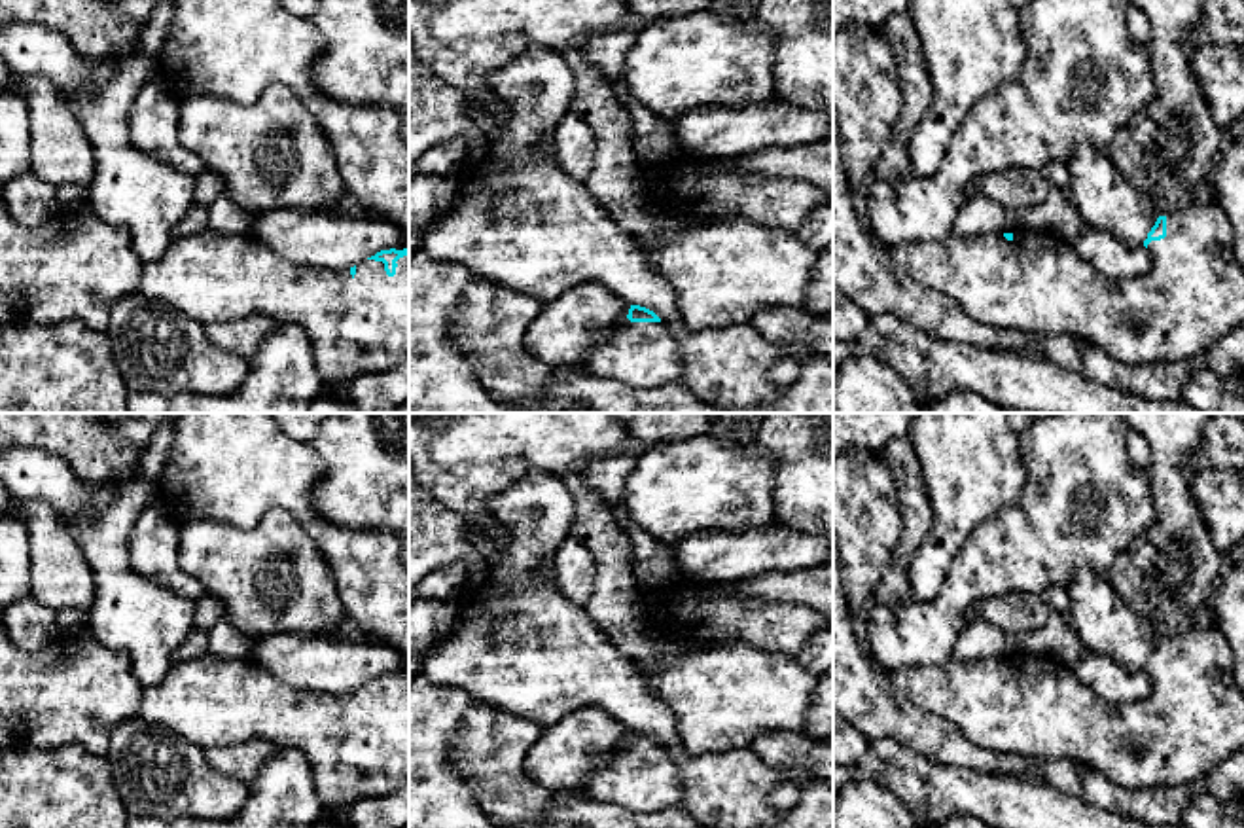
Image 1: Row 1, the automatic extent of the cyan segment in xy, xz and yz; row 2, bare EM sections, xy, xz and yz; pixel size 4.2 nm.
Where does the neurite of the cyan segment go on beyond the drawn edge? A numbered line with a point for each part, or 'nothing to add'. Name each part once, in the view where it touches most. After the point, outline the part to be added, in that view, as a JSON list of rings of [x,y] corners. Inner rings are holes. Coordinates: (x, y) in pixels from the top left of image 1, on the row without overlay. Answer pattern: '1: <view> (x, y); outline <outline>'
1: xy (355, 751); outline [[[208,652],[172,663],[161,684],[146,688],[140,716],[203,750],[252,739],[299,750],[328,813],[362,798],[394,794],[409,781],[409,680],[396,688],[396,699],[388,701],[382,686],[364,684],[352,701],[350,693],[331,695],[286,686],[254,657],[223,659]]]

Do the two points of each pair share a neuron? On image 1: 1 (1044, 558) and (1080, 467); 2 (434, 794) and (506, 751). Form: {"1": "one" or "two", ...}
{"1": "one", "2": "two"}

